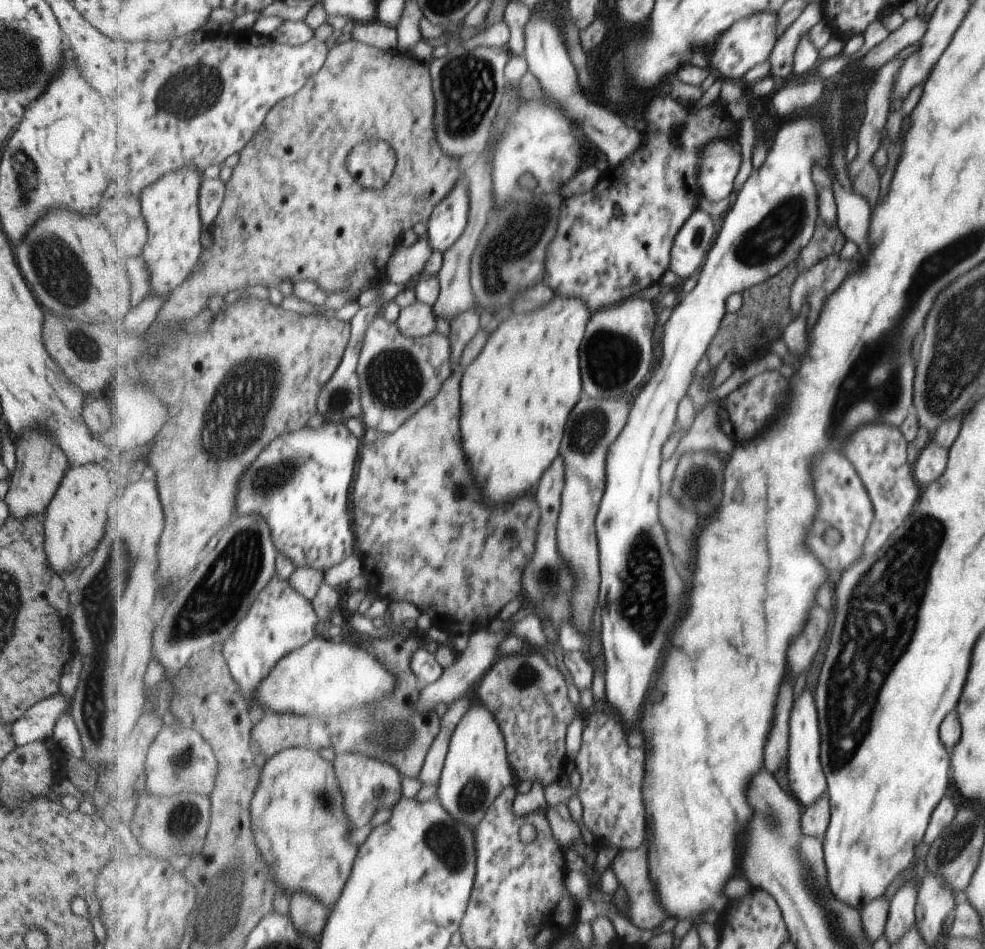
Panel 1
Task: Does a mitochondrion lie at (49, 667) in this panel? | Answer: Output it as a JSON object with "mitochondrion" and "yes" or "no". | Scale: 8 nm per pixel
{"mitochondrion":"no"}

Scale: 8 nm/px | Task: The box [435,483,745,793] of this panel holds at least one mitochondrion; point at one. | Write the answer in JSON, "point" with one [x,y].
{"point":[640,608]}

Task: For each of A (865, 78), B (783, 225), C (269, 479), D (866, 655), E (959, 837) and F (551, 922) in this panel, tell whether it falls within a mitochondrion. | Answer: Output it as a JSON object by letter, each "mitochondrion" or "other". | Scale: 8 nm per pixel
{"A":"other","B":"mitochondrion","C":"mitochondrion","D":"mitochondrion","E":"mitochondrion","F":"other"}

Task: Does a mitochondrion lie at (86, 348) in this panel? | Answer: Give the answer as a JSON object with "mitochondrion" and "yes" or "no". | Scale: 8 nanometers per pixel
{"mitochondrion":"yes"}

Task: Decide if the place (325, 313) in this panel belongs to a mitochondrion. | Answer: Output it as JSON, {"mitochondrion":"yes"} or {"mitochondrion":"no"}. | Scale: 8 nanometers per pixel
{"mitochondrion":"no"}

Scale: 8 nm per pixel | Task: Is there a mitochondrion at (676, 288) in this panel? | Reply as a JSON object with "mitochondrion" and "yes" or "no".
{"mitochondrion":"no"}

